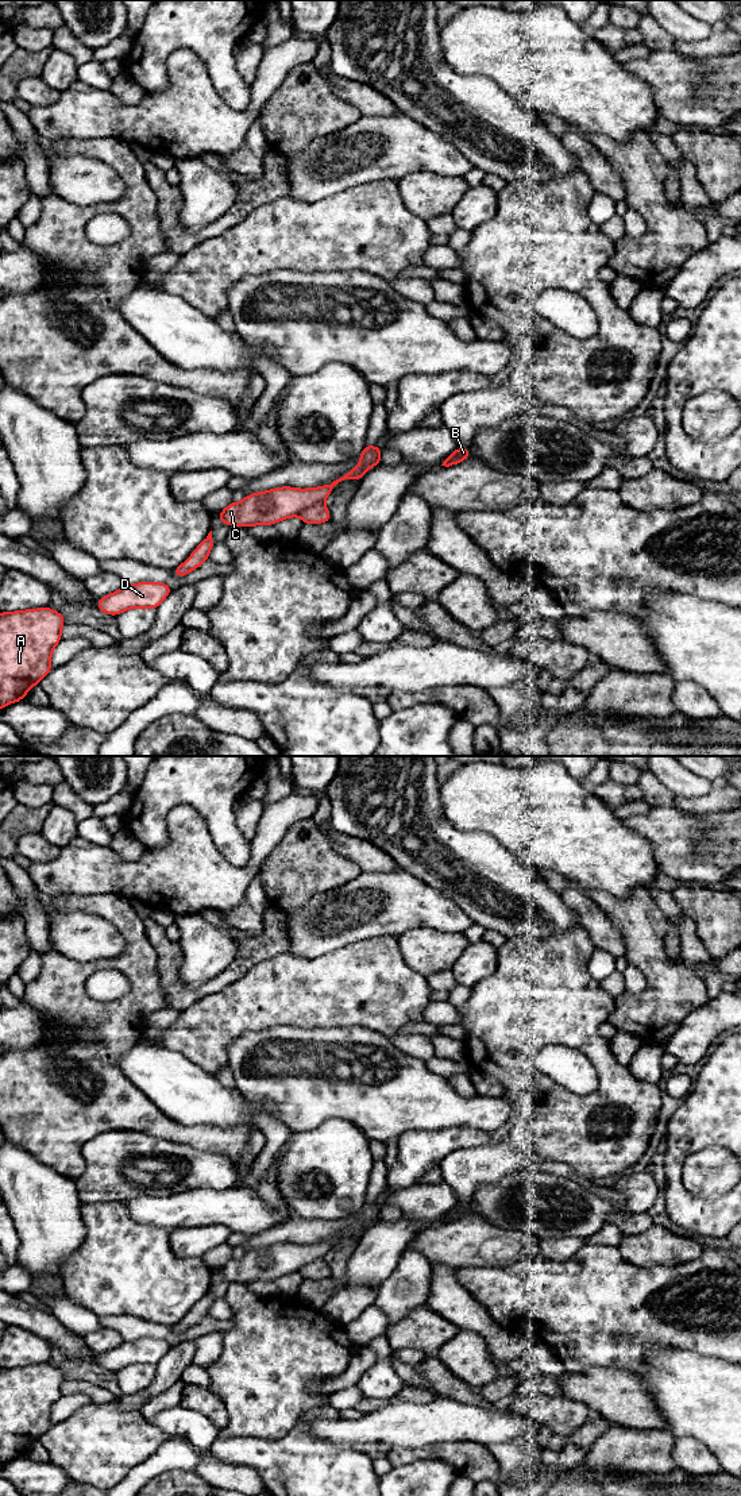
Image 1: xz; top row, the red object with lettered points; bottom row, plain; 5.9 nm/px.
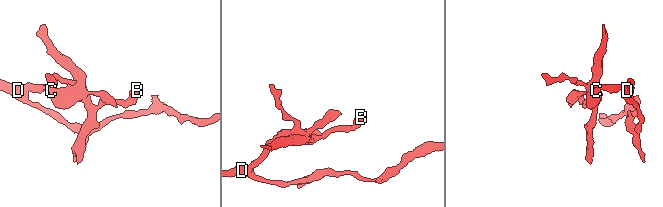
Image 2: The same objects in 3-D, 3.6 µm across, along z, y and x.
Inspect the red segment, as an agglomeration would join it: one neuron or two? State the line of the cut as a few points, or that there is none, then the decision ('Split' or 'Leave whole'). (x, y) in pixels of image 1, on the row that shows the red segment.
Split along xz (323, 501), (305, 506), (297, 515). Split

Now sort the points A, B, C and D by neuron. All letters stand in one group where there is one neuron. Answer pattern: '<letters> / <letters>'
A C D / B

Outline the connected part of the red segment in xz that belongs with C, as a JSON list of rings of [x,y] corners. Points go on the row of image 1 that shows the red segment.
[[[366,446],[359,455],[360,463],[331,485],[313,489],[283,486],[248,494],[239,504],[232,501],[219,513],[219,520],[228,527],[240,525],[246,528],[251,525],[271,525],[281,520],[298,516],[302,509],[317,502],[324,502],[339,482],[344,479],[360,481],[370,467],[381,463],[381,452],[382,450],[377,446]]]

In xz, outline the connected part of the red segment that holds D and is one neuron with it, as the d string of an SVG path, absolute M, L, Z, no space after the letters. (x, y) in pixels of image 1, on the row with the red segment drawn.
M158 582L124 585L120 590L99 598L97 608L112 616L135 608L157 609L171 590L169 585Z

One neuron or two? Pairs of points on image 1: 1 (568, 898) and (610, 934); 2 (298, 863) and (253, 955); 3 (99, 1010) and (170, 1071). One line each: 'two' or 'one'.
1: one
2: two
3: two

